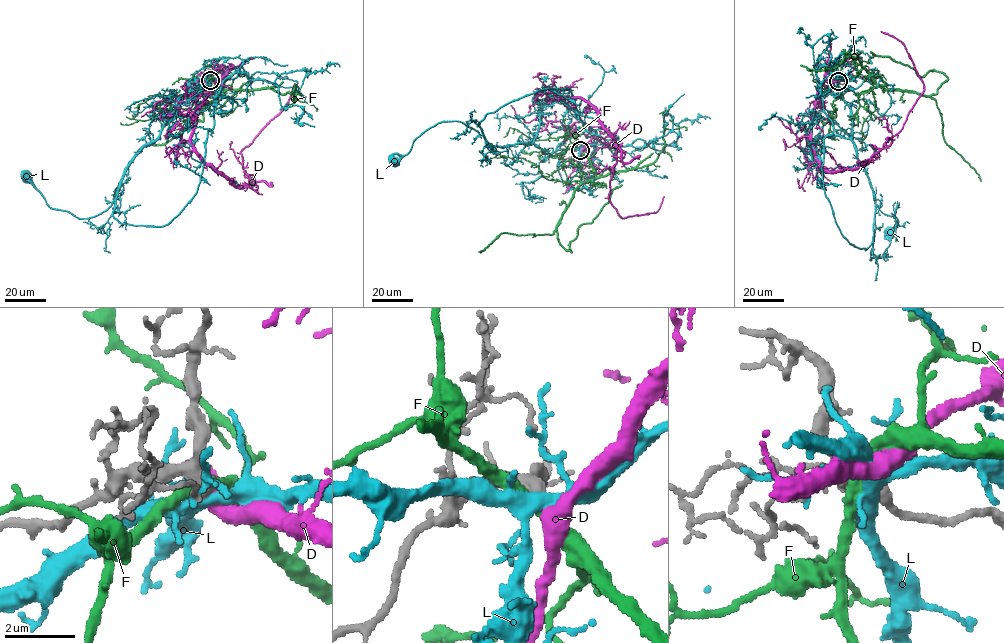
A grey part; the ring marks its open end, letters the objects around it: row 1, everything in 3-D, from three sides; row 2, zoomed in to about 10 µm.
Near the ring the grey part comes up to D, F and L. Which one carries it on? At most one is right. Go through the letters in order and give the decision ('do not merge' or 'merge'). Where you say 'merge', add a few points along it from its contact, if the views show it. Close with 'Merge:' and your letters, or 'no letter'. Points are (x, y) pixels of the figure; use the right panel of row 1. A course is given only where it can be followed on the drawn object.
D: merge; course (838, 81), (823, 83), (813, 114), (811, 147), (825, 171), (866, 165), (923, 89), (906, 48), (881, 31)
F: do not merge
L: do not merge
Merge: D

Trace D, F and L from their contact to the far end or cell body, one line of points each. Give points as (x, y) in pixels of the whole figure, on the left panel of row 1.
D: (210, 80), (221, 80), (197, 113), (191, 142), (240, 188), (249, 181), (241, 150), (285, 106), (294, 83)
F: (210, 79), (231, 86), (188, 125), (202, 121), (201, 105), (221, 107), (253, 82)
L: (210, 80), (188, 89), (160, 133), (128, 168), (112, 205), (98, 214), (77, 218), (51, 207), (27, 176)

